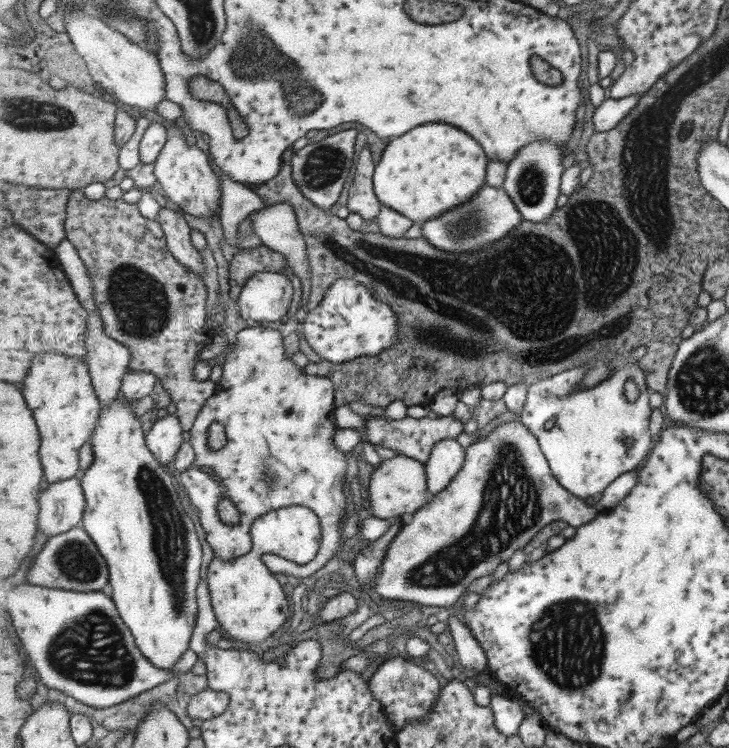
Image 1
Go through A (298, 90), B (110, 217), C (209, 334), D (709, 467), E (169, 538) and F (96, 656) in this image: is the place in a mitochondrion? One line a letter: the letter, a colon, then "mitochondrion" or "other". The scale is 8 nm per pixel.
A: mitochondrion
B: other
C: other
D: other
E: mitochondrion
F: mitochondrion

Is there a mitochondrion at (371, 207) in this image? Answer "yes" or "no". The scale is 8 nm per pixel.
no

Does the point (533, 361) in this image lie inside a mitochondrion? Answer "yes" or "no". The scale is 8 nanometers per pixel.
yes

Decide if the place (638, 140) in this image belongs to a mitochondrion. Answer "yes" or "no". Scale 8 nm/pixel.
yes

